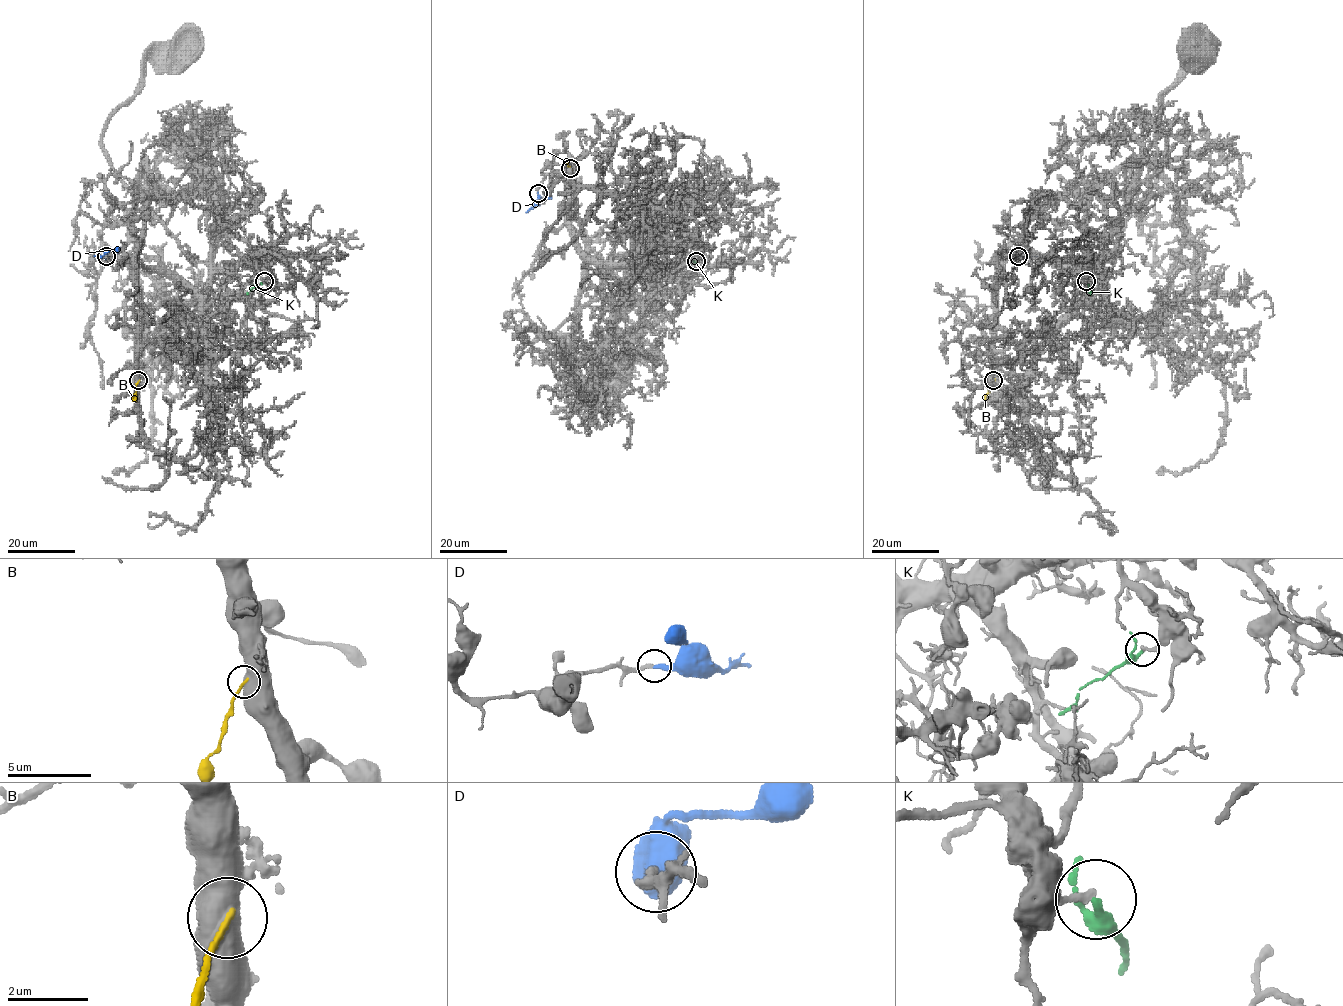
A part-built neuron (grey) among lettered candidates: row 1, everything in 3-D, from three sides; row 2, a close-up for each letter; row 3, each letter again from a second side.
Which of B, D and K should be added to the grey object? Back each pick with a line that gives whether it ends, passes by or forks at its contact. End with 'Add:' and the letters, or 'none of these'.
D: It ends there
Add: D

